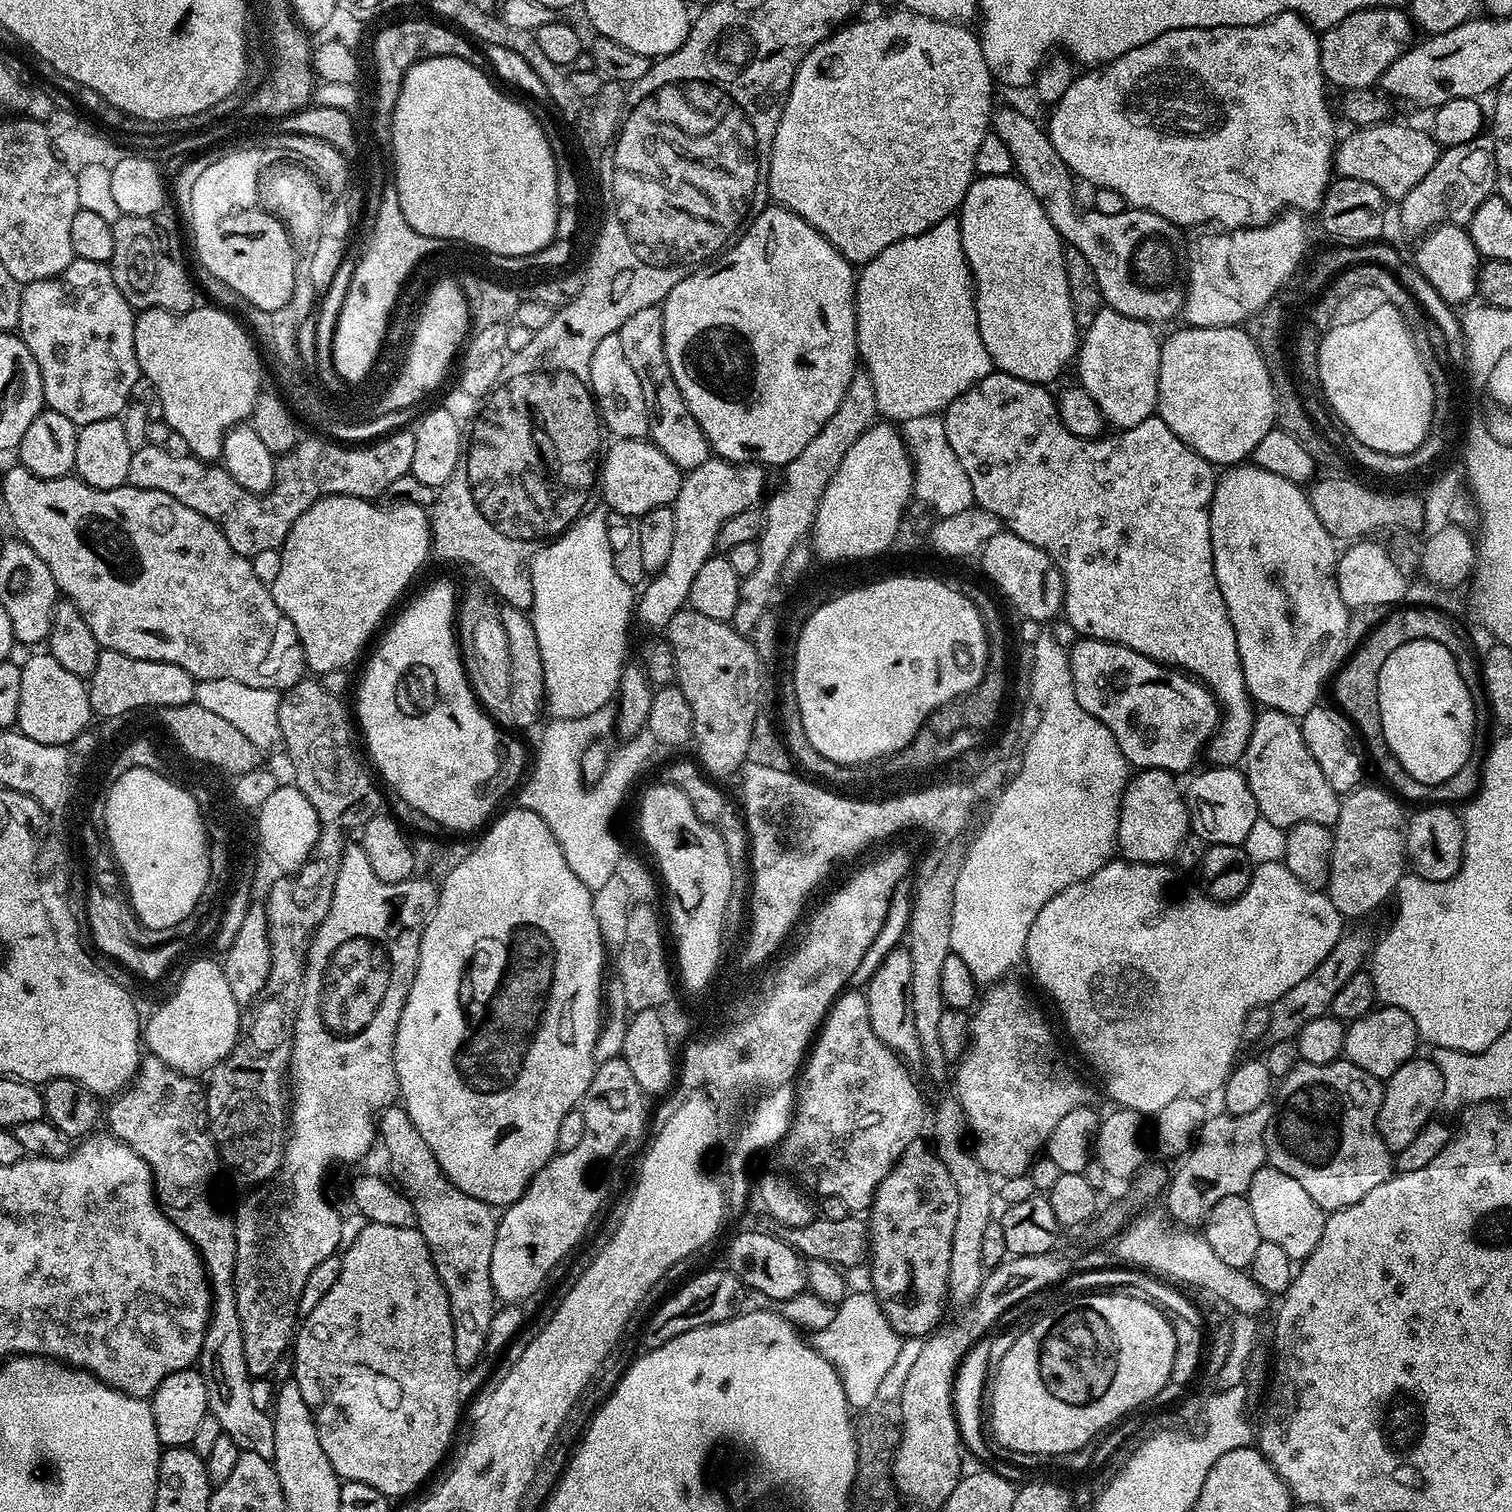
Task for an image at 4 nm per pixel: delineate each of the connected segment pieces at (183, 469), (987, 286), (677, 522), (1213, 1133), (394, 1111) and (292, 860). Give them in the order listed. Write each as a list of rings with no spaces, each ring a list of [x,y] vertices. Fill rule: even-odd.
[[[399,430],[375,441],[373,448],[345,446],[331,439],[301,439],[295,448],[283,453],[276,462],[272,490],[263,496],[242,490],[223,466],[196,459],[191,454],[175,456],[153,442],[135,449],[130,458],[127,483],[142,490],[162,490],[170,498],[178,498],[182,506],[198,510],[222,530],[226,542],[238,554],[249,558],[283,545],[294,522],[323,496],[353,496],[375,501],[383,497],[386,486],[409,475],[414,462],[415,431]]]
[[[982,176],[973,179],[971,186],[966,190],[964,201],[958,209],[960,233],[962,234],[962,250],[964,261],[972,271],[972,283],[976,293],[976,313],[978,314],[978,334],[982,334],[982,346],[986,346],[986,354],[990,354],[993,365],[999,371],[1010,374],[1014,378],[1022,378],[1026,382],[1051,385],[1051,380],[1067,366],[1073,363],[1078,349],[1078,329],[1074,322],[1074,310],[1070,306],[1070,286],[1066,286],[1066,266],[1064,265],[1065,243],[1060,239],[1058,230],[1046,218],[1046,210],[1042,210],[1042,202],[1031,190],[1025,186],[1019,176]]]
[[[709,458],[681,479],[678,498],[671,505],[674,514],[674,543],[670,558],[666,558],[666,566],[662,566],[643,585],[644,593],[641,596],[639,593],[634,604],[637,621],[641,620],[648,628],[667,629],[674,613],[687,605],[690,585],[694,583],[698,570],[702,570],[702,565],[716,552],[716,539],[718,530],[722,530],[722,522],[761,503],[765,495],[764,472],[765,469],[759,464],[734,464],[730,460]]]
[[[1271,1103],[1250,1110],[1250,1114],[1230,1116],[1209,1115],[1196,1138],[1195,1147],[1179,1161],[1180,1169],[1171,1173],[1166,1188],[1166,1212],[1177,1225],[1200,1226],[1207,1220],[1210,1210],[1227,1196],[1245,1195],[1258,1170],[1265,1167],[1268,1151],[1264,1145],[1264,1132],[1272,1121]]]
[[[393,1106],[384,1109],[378,1117],[378,1136],[384,1140],[384,1148],[388,1151],[388,1168],[392,1171],[391,1179],[395,1181],[401,1192],[412,1205],[416,1214],[416,1227],[419,1228],[422,1238],[432,1255],[432,1265],[436,1268],[438,1278],[448,1295],[450,1302],[450,1314],[454,1326],[454,1358],[461,1369],[475,1362],[479,1356],[485,1355],[485,1340],[487,1330],[490,1329],[492,1315],[498,1309],[496,1291],[490,1278],[490,1254],[494,1254],[494,1238],[496,1237],[496,1225],[498,1216],[493,1205],[484,1204],[478,1198],[470,1198],[458,1186],[444,1177],[440,1171],[438,1162],[426,1146],[426,1138],[418,1134],[418,1126],[410,1122],[410,1114],[402,1106]]]
[[[278,786],[254,816],[255,828],[262,831],[264,844],[268,848],[269,861],[277,864],[284,874],[299,872],[302,865],[315,853],[320,840],[320,819],[306,794],[295,786]]]

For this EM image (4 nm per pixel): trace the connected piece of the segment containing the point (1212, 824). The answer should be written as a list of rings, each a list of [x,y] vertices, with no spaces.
[[[1208,766],[1205,772],[1198,773],[1186,784],[1186,799],[1191,831],[1208,844],[1243,845],[1258,817],[1248,779],[1236,766]]]

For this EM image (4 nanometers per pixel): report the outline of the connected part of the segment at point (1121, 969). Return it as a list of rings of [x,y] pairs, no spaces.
[[[1113,858],[1103,864],[1097,872],[1090,874],[1077,884],[1071,884],[1066,890],[1054,894],[1042,910],[1038,910],[1038,918],[1034,918],[1034,926],[1030,926],[1030,934],[1026,938],[1026,946],[1022,957],[1028,963],[1032,976],[1044,987],[1044,992],[1056,1003],[1060,1016],[1064,1019],[1064,1028],[1072,1039],[1072,1044],[1084,1055],[1084,1060],[1100,1075],[1104,1083],[1104,1092],[1113,1100],[1113,1105],[1129,1108],[1141,1114],[1155,1114],[1162,1106],[1174,1102],[1174,1098],[1208,1098],[1211,1092],[1219,1093],[1228,1079],[1229,1072],[1237,1063],[1236,1051],[1242,1045],[1244,1023],[1249,1012],[1261,1006],[1271,1006],[1290,986],[1298,986],[1330,950],[1346,928],[1342,926],[1340,911],[1330,902],[1327,894],[1320,890],[1307,888],[1302,881],[1294,878],[1290,870],[1282,862],[1275,864],[1257,864],[1252,873],[1250,886],[1237,900],[1221,902],[1204,895],[1199,887],[1191,888],[1179,880],[1177,869],[1162,864],[1142,864],[1129,862],[1123,858]]]

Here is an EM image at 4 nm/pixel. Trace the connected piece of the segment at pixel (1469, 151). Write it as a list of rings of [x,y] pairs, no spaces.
[[[1481,134],[1462,146],[1444,148],[1430,170],[1408,194],[1398,201],[1400,224],[1416,238],[1423,237],[1441,224],[1466,226],[1474,218],[1474,210],[1496,192],[1496,147],[1491,134]]]

